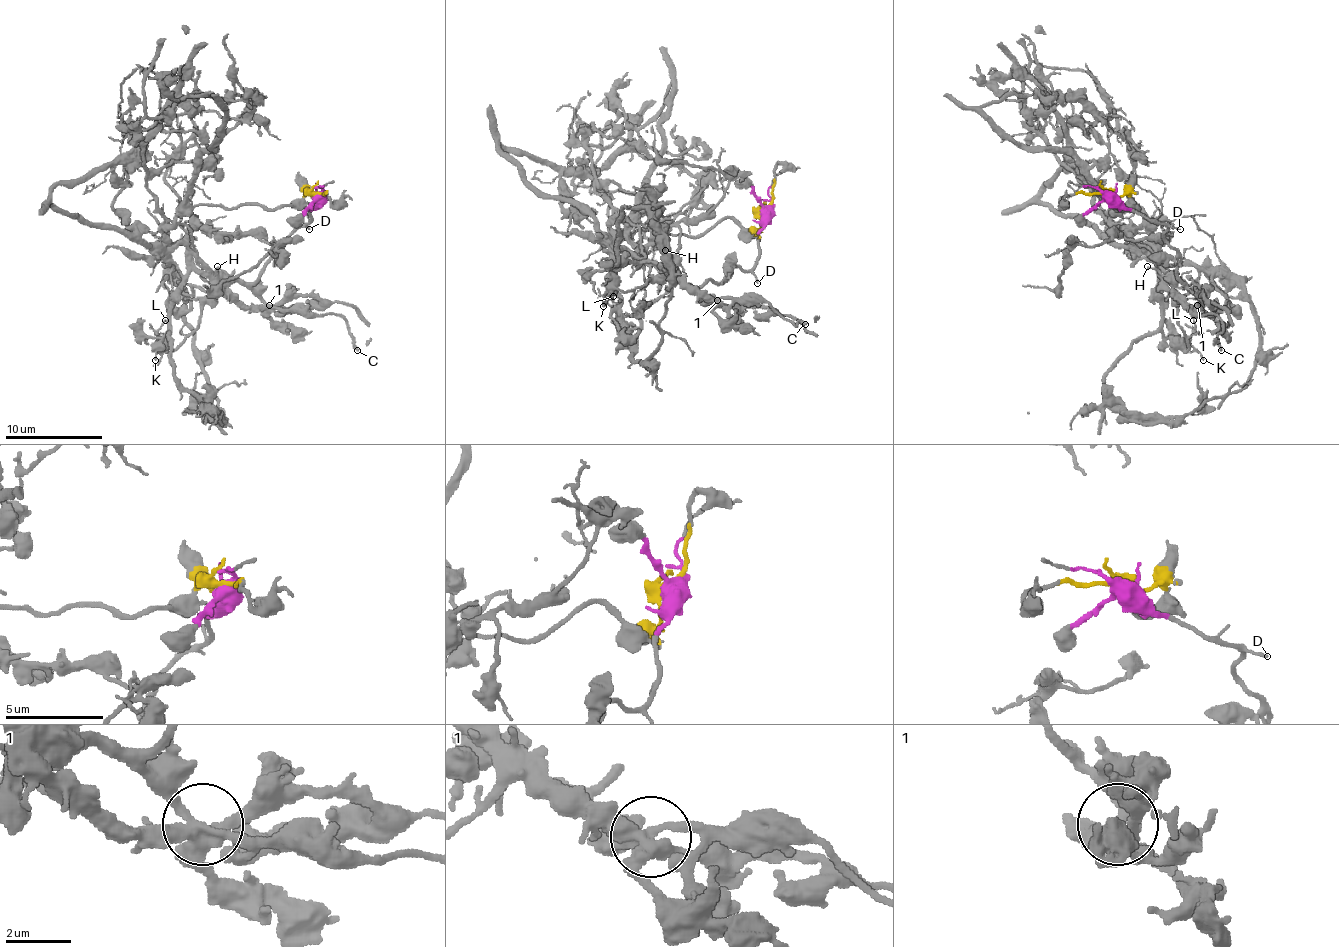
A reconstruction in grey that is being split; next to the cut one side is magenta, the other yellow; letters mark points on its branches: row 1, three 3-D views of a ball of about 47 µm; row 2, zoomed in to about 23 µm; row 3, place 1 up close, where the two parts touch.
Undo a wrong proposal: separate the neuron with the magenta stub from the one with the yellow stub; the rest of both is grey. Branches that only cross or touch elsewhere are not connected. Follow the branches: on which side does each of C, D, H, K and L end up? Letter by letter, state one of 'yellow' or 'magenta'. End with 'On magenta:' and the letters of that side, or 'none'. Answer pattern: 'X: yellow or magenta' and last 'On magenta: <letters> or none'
C: magenta
D: magenta
H: magenta
K: magenta
L: magenta
On magenta: C, D, H, K, L

